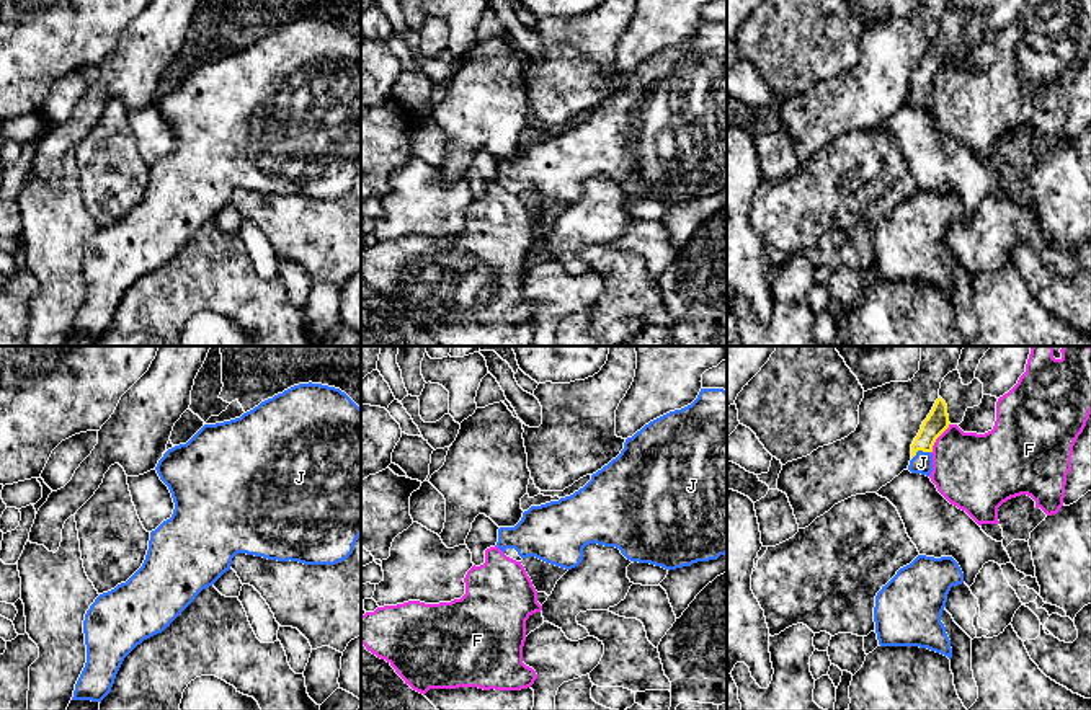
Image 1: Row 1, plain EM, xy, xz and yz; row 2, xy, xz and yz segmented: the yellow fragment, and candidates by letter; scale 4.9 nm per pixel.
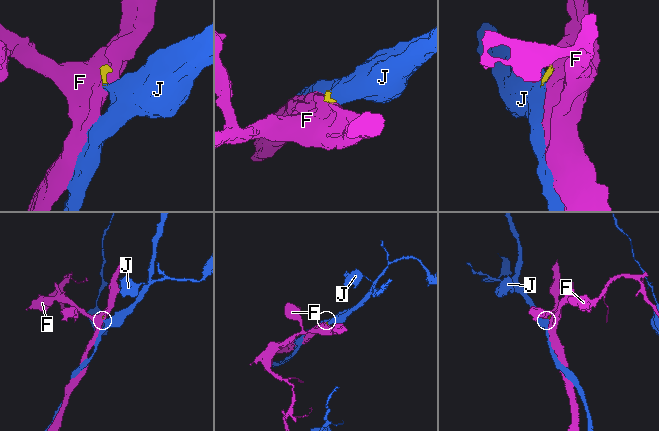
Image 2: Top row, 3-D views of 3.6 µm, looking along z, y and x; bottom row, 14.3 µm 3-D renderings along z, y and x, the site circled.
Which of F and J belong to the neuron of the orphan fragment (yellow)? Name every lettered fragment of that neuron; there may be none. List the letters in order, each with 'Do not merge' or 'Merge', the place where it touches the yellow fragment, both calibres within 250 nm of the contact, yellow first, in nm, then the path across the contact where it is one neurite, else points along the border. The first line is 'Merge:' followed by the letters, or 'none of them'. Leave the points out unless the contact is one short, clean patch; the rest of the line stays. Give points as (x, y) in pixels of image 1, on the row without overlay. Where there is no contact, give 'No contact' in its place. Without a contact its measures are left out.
Merge: J
F: Do not merge. Touches yellow at yz (938, 70). Thickness 110 nm (yellow) against 380 nm. Boundary: yz (949, 57), (936, 74), (931, 87)
J: Merge. Touches yellow at yz (920, 84). Thickness 110 nm (yellow) against 100 nm. Path across: yz (936, 57), (920, 84), (921, 97)

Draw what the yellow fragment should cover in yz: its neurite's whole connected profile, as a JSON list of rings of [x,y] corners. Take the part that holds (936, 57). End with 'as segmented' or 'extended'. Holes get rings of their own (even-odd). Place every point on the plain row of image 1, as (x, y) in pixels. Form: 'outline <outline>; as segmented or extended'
outline [[[978,0],[975,13],[964,20],[959,5],[949,7],[941,16],[939,33],[923,55],[911,78],[908,104],[929,111],[933,106],[933,80],[951,60],[964,55],[969,42],[978,41],[985,29],[1003,31],[1026,7],[1026,0]]]; extended

